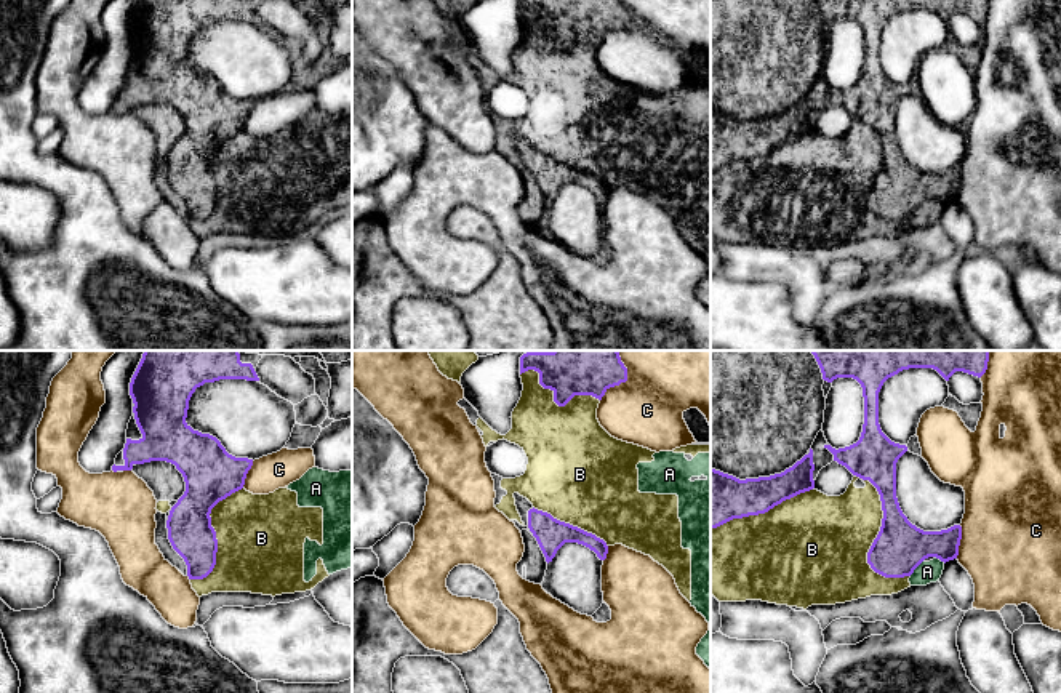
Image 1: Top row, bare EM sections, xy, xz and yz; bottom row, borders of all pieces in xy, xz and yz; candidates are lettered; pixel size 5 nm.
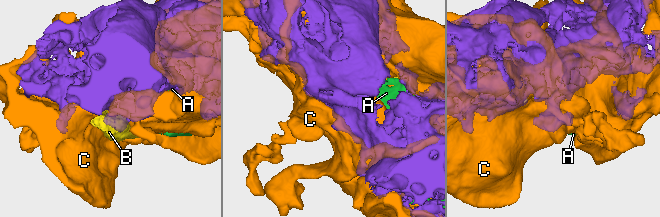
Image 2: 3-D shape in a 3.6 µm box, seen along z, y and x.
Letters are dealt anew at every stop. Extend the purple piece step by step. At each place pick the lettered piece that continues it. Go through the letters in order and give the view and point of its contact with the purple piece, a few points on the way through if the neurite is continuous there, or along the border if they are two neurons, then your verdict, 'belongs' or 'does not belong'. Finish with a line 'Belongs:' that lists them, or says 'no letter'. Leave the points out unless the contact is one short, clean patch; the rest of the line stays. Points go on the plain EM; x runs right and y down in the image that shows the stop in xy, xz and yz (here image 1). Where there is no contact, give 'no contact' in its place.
A: meets purple in yz at (917, 207); does not belong
B: meets purple in yz at (877, 178); does not belong
C: meets purple in xz at (621, 23); does not belong
Belongs: no letter

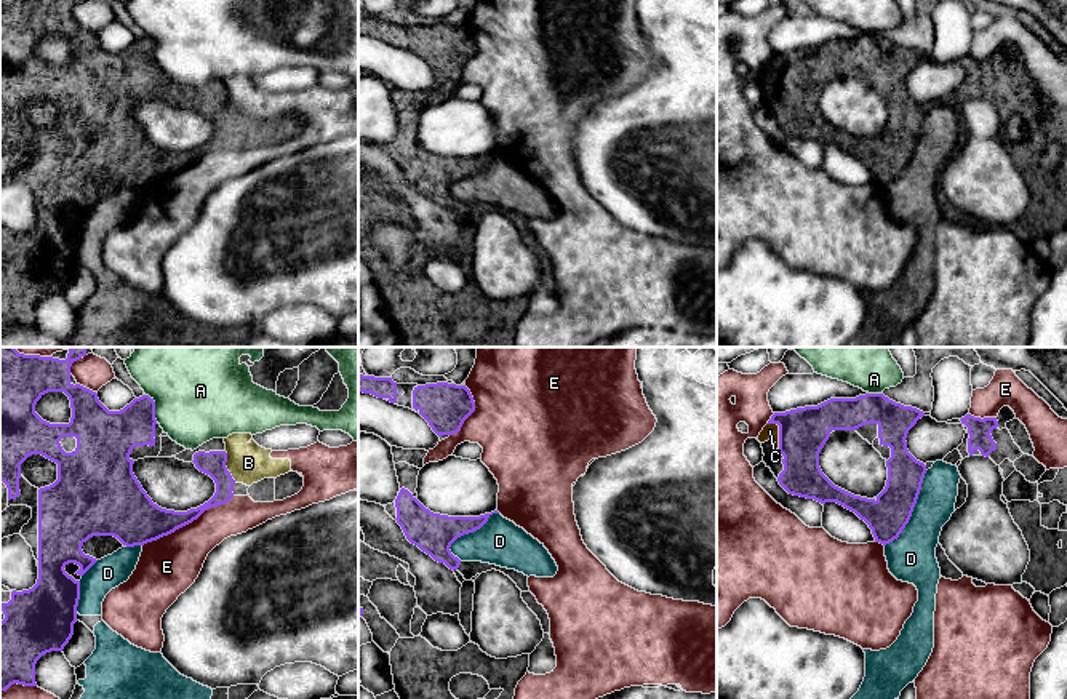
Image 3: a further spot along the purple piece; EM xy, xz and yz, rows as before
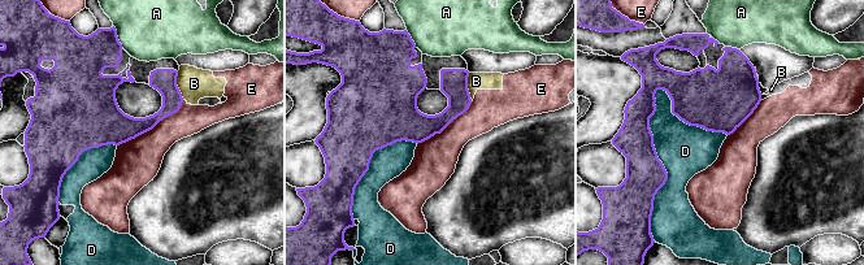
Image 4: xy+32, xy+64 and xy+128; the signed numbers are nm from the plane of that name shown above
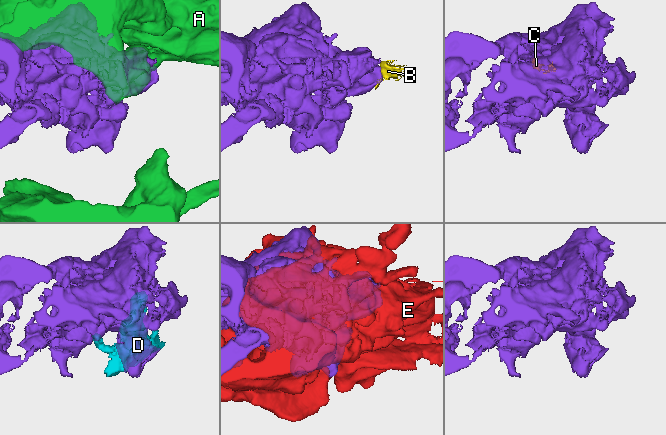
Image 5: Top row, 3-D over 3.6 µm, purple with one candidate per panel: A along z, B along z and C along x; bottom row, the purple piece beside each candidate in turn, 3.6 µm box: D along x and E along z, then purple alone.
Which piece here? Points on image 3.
A: meets purple in xy at (154, 50); does not belong
B: meets purple in xy at (226, 109); border along xy (224, 93), (226, 111), (235, 123); does not belong
C: meets purple in yz at (779, 80); belongs
D: meets purple in yz at (912, 152); does not belong
E: meets purple in xy at (187, 165); does not belong
Belongs: C

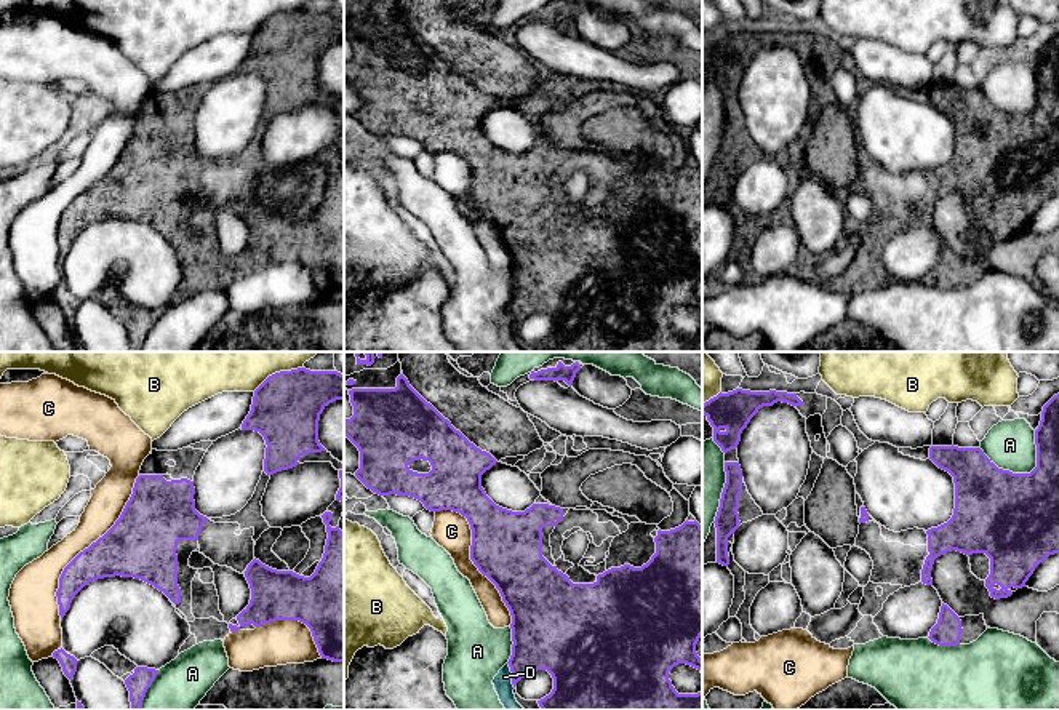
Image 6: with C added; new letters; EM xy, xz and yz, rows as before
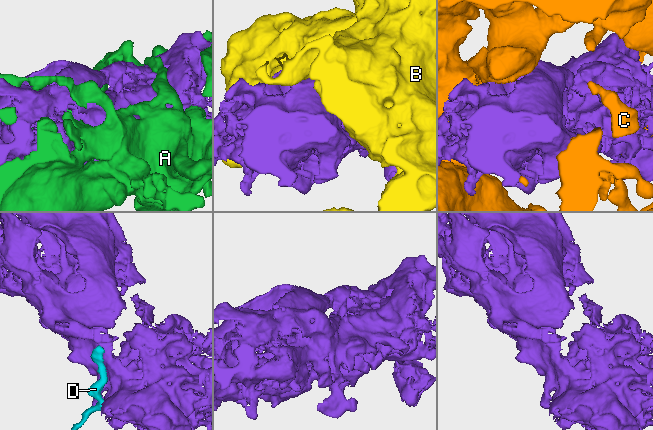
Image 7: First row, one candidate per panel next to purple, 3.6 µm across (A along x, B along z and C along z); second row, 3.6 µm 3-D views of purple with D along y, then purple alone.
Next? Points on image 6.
A: meets purple in yz at (1008, 112); does not belong
B: meets purple in xy at (277, 15); does not belong
C: meets purple in xy at (90, 187); does not belong
D: meets purple in xz at (512, 317); does not belong
Belongs: no letter

